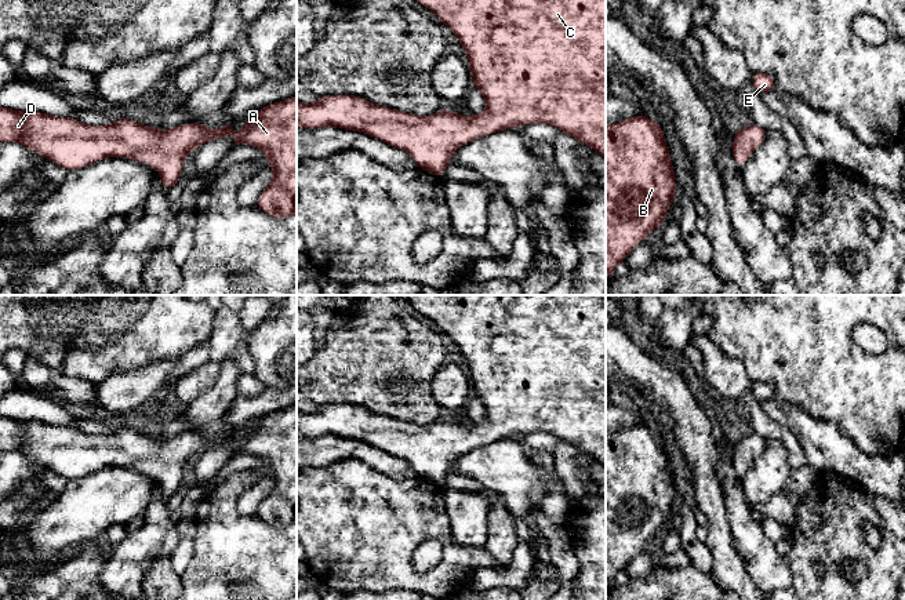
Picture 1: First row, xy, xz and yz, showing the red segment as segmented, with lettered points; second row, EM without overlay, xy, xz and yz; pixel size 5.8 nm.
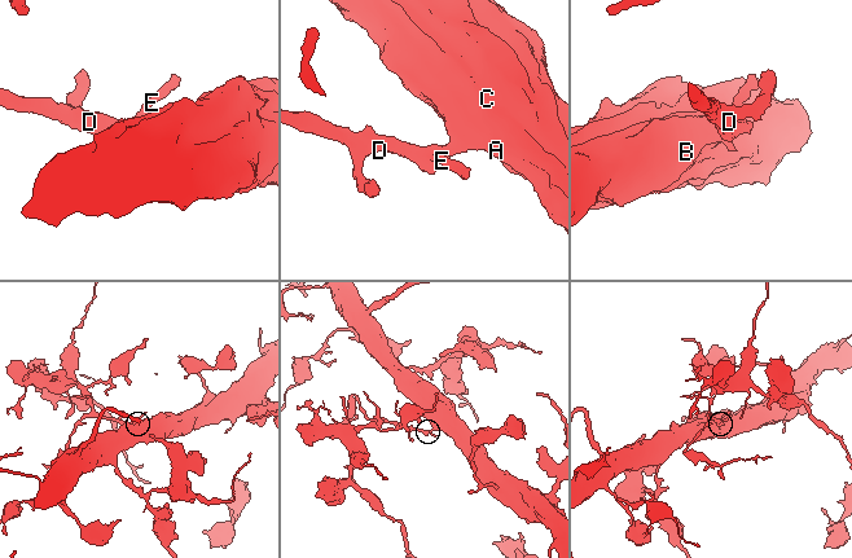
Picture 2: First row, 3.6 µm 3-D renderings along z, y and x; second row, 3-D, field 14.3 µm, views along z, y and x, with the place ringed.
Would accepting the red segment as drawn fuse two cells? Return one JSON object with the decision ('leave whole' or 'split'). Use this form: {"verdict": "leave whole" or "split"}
{"verdict": "leave whole"}

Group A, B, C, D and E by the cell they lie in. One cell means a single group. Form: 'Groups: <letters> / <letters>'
Groups: A B C D E

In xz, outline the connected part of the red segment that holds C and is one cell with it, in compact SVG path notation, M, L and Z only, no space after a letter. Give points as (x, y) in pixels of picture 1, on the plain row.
M403 295L411 306L421 314L433 320L440 332L447 334L452 343L465 357L469 378L472 382L473 394L484 404L487 418L481 423L461 425L450 419L440 419L430 425L419 426L410 421L400 421L388 415L375 414L361 406L326 404L320 406L315 412L297 411L297 436L316 437L316 436L339 436L352 440L366 441L372 447L378 447L397 458L407 461L417 472L417 476L426 479L430 483L443 487L447 474L451 472L452 462L462 454L505 437L515 437L524 433L544 432L555 434L564 443L578 448L579 451L592 457L597 463L606 466L606 295Z

